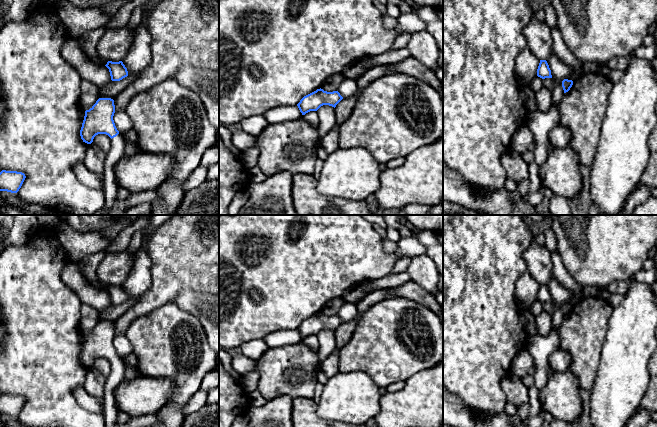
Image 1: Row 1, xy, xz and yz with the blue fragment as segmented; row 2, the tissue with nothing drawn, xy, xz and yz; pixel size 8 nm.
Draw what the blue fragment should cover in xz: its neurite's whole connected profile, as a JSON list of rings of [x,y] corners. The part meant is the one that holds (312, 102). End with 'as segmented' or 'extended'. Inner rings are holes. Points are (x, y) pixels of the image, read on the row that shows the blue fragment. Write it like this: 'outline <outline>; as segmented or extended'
outline [[[320,88],[304,96],[297,106],[302,115],[305,115],[310,111],[317,111],[323,105],[335,108],[342,99],[343,97],[338,91],[327,92]]]; as segmented

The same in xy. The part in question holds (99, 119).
outline [[[99,98],[89,110],[85,111],[80,130],[81,139],[87,144],[91,144],[94,137],[98,134],[106,134],[111,138],[111,149],[104,164],[105,204],[96,215],[108,215],[116,203],[118,186],[114,167],[124,156],[125,143],[123,136],[115,126],[113,120],[114,113],[114,100],[111,98]]]; extended

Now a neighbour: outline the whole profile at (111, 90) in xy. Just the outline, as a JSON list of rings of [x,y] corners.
[[[141,74],[136,76],[127,76],[120,81],[111,81],[103,88],[99,89],[100,98],[111,98],[114,99],[124,89],[126,89],[134,80],[139,78]]]

